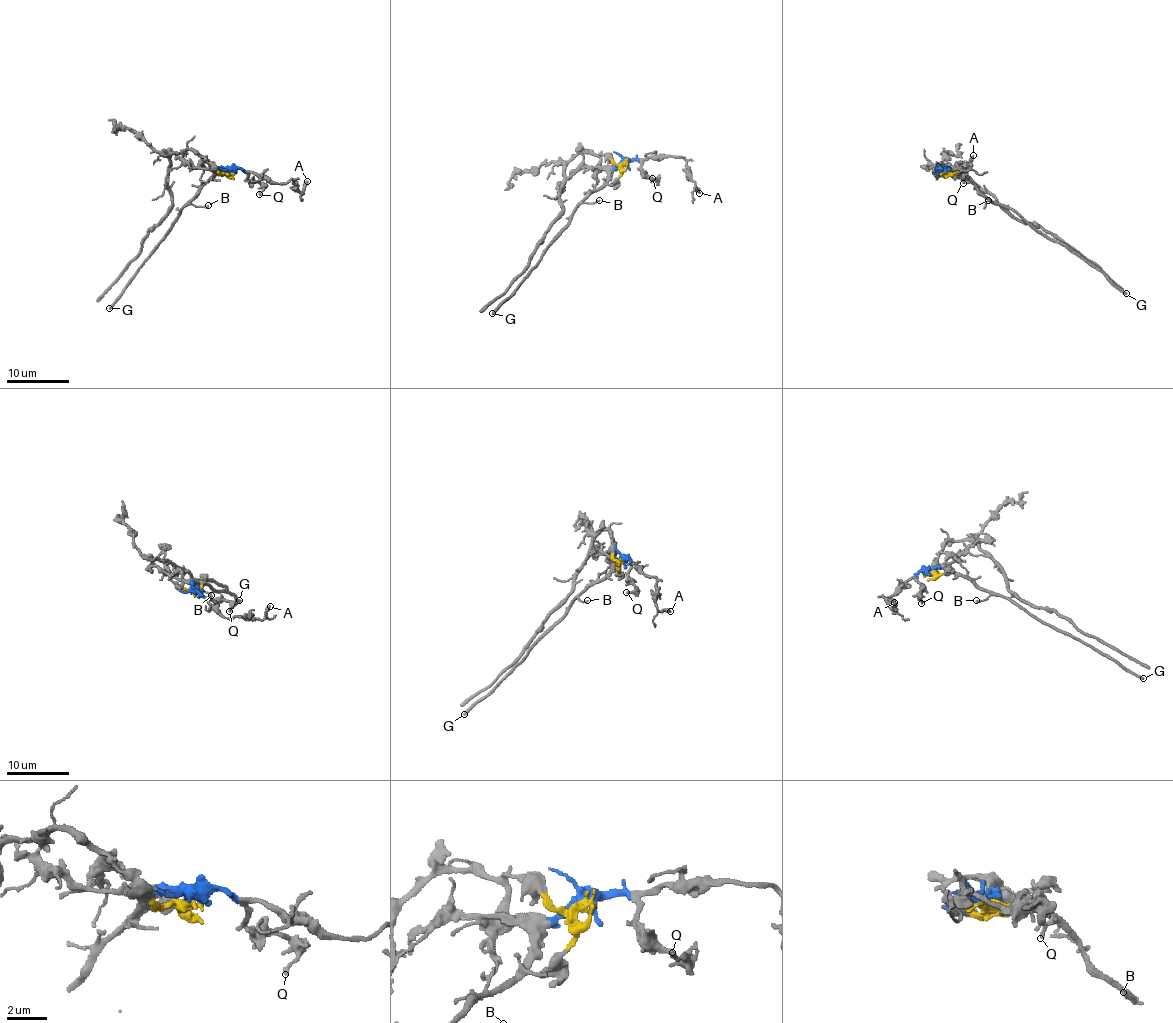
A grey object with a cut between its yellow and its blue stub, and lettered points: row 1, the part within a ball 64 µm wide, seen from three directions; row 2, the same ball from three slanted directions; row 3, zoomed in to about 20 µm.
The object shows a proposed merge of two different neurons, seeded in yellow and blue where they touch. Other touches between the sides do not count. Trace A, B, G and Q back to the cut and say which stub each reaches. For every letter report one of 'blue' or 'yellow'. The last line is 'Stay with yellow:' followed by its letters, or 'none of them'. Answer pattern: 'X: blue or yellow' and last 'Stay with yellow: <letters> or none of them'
A: blue
B: blue
G: blue
Q: blue
Stay with yellow: none of them

